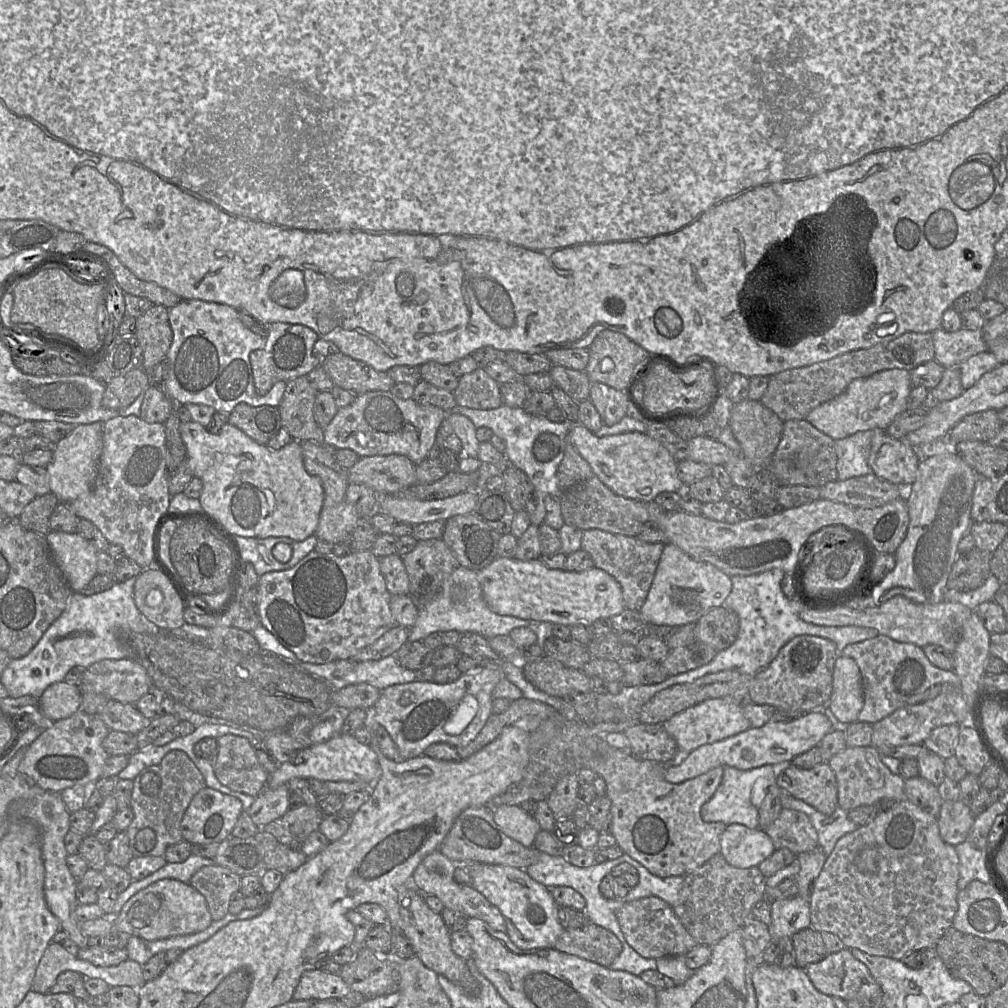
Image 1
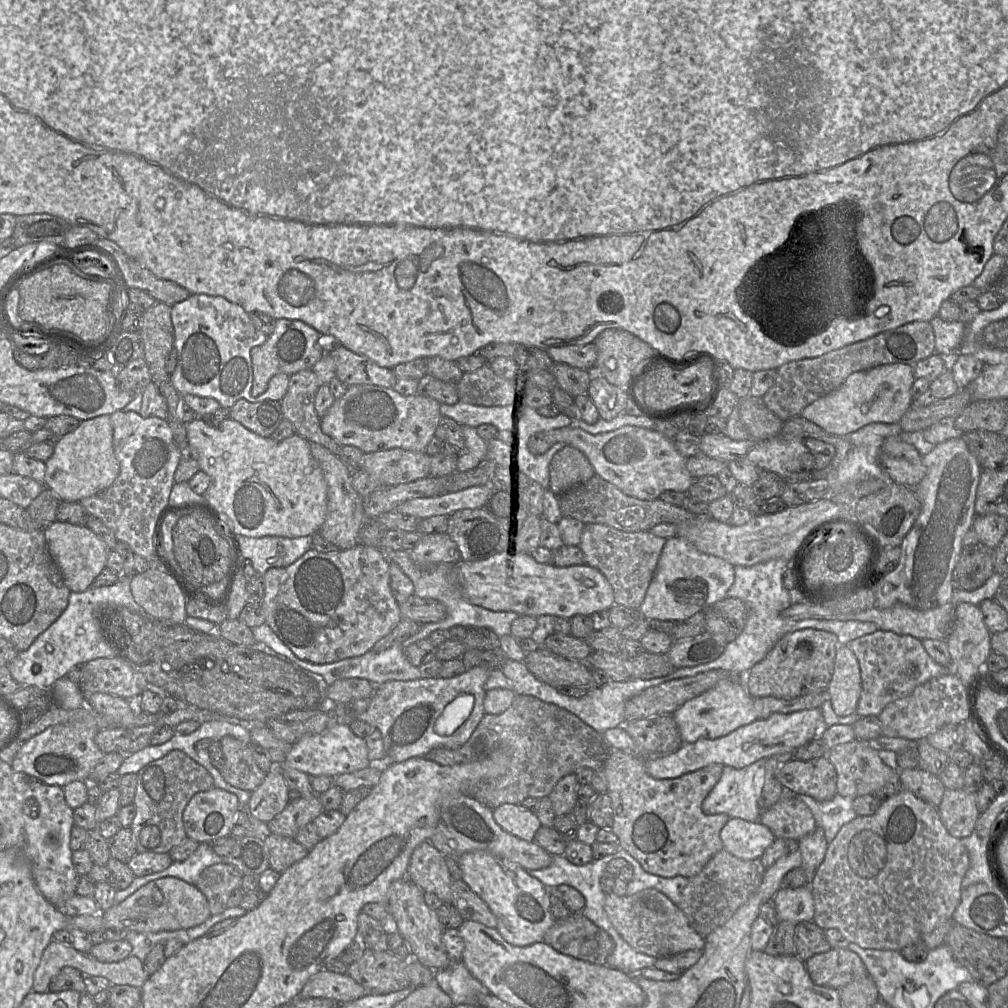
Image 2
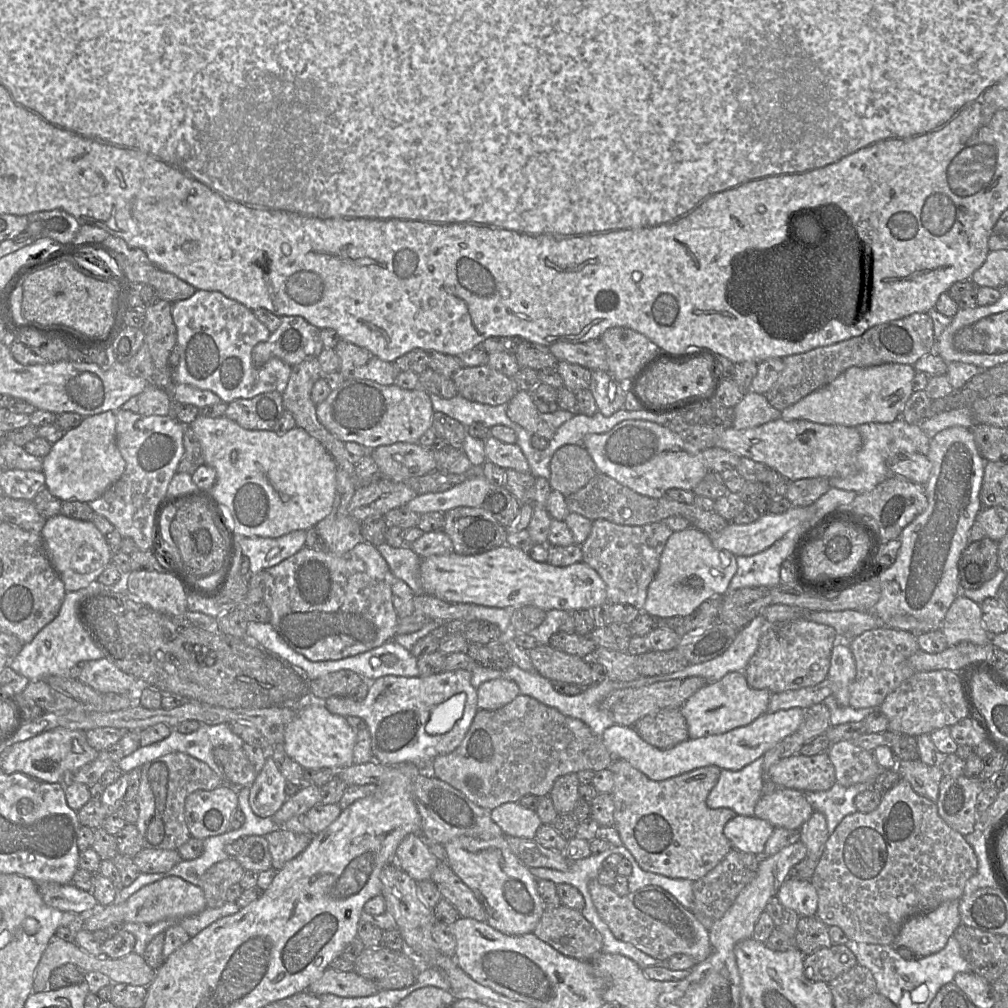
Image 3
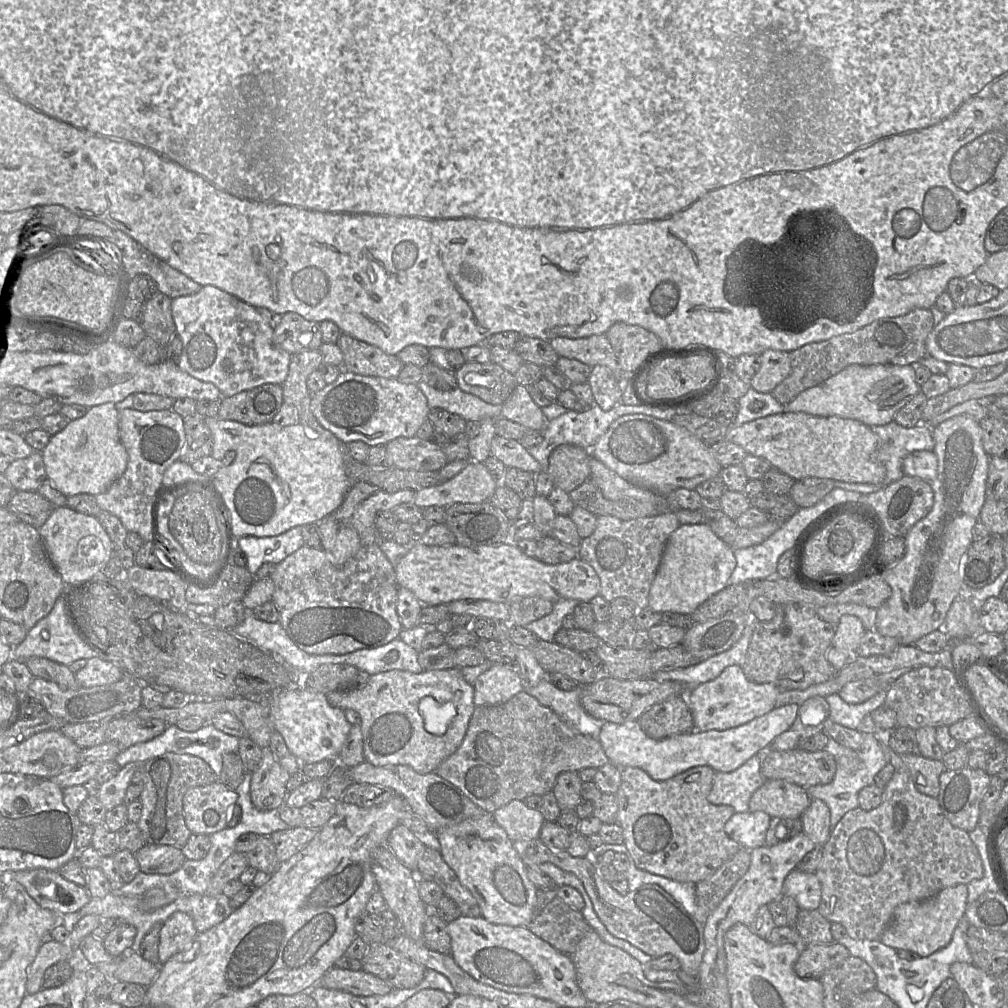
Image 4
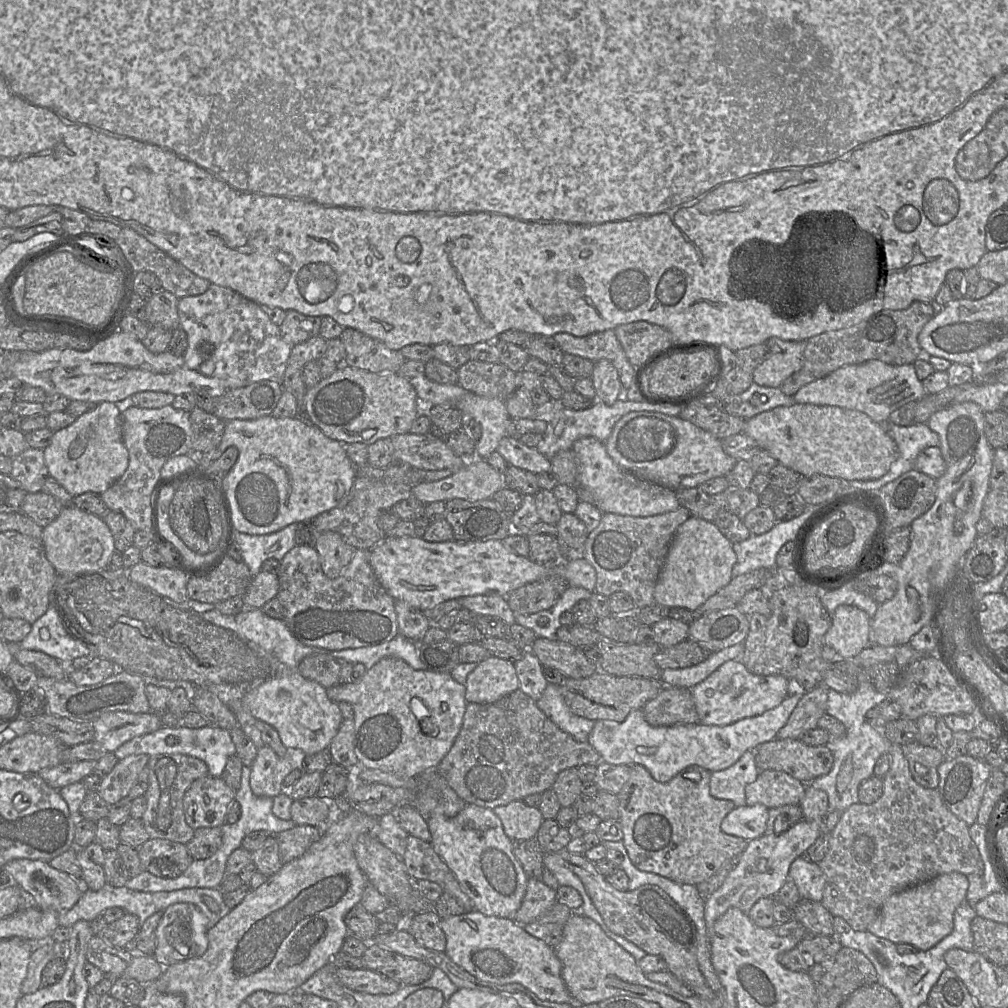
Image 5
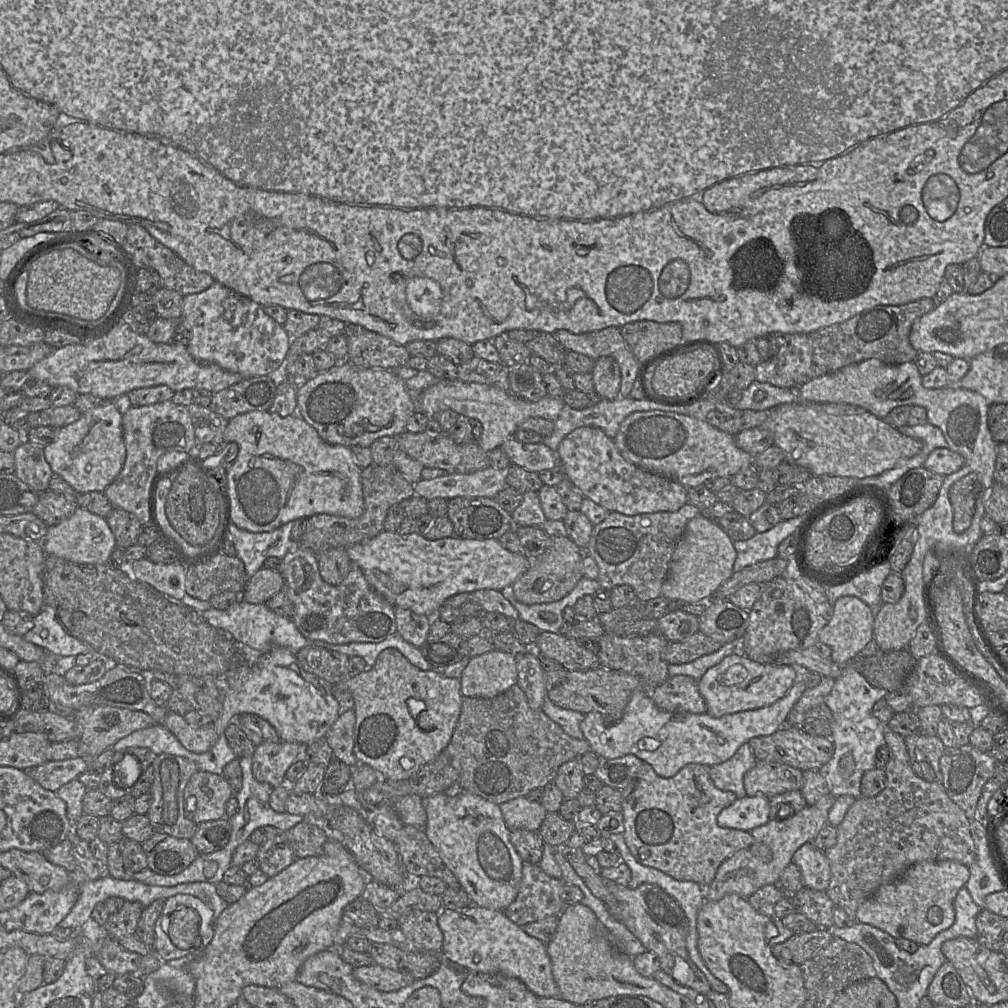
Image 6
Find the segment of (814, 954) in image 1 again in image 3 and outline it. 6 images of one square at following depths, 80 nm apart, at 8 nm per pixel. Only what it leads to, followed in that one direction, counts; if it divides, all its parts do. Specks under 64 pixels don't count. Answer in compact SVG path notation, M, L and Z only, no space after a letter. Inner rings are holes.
M815 915L799 918L794 944L807 956L821 948L830 947L833 943L829 927Z

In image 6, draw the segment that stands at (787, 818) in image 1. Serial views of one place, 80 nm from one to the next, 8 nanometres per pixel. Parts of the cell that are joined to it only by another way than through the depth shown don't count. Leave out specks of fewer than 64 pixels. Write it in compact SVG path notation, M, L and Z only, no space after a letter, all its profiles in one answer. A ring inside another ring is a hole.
M757 761L744 775L747 796L775 795L799 790L803 786L803 771L776 761Z

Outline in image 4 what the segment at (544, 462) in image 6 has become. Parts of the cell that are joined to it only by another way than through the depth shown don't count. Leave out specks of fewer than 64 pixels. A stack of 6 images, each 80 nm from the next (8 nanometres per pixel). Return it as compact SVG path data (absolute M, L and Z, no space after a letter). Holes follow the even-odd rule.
M496 435L491 441L490 452L507 468L519 468L534 474L544 471L541 464L519 440L507 439Z

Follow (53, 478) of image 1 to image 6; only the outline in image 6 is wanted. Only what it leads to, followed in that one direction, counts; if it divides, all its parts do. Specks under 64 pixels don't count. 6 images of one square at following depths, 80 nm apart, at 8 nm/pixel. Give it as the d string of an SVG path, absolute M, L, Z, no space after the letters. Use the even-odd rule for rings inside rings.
M106 402L104 405L84 412L76 422L59 428L55 440L44 447L44 455L52 472L61 476L80 494L104 492L119 475L126 460L122 417L123 414L114 402Z

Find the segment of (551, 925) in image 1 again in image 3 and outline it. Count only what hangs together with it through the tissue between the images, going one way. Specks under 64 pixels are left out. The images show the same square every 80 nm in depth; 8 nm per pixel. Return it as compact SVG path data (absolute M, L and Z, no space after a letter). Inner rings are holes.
M459 836L443 846L447 864L483 906L486 922L491 927L506 935L533 932L544 911L544 904L536 878L512 853L504 836L491 839Z

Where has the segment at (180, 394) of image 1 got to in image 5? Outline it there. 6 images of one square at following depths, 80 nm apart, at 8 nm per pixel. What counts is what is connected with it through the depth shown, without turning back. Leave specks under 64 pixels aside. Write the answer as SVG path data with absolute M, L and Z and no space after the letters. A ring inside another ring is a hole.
M210 284L206 292L202 294L179 298L178 299L179 325L186 332L188 337L188 346L183 355L186 366L192 370L198 371L203 375L210 376L210 377L217 377L221 379L225 383L227 389L244 387L254 382L258 382L262 380L272 380L281 383L285 374L285 370L286 370L286 366L287 366L287 362L290 356L292 346L283 340L280 333L279 326L274 324L269 319L269 317L261 310L260 306L267 306L267 305L257 305L249 301L239 293L233 291L232 289L220 285L216 285L216 284Z

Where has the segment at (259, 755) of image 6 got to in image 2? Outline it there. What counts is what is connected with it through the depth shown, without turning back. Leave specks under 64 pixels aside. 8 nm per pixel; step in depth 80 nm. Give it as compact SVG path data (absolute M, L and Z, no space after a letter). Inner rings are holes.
M278 765L265 775L263 782L250 794L248 808L257 819L268 823L289 803L288 786Z

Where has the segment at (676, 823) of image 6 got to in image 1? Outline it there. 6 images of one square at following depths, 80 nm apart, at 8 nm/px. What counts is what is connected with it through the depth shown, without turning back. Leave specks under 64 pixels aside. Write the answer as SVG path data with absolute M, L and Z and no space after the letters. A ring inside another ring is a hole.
M603 740L597 745L594 757L585 757L584 761L580 762L580 769L592 770L605 781L605 795L611 802L612 818L609 832L615 838L616 845L624 854L660 878L685 877L700 868L713 855L720 852L721 835L727 827L723 822L705 822L701 817L703 804L711 799L721 783L723 767L715 767L682 783L671 783L665 779L668 765L669 763L638 759L629 751L611 747Z

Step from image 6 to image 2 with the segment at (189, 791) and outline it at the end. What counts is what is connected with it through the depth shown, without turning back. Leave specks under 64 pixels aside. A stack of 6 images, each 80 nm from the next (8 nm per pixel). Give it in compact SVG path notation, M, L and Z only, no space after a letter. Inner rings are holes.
M214 787L196 793L183 812L187 837L198 843L211 843L231 835L239 810L239 799L226 790Z

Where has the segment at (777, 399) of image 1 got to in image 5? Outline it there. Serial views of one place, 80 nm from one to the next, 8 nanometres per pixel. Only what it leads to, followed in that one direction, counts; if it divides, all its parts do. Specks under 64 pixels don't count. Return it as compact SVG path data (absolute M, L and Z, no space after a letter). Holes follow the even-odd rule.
M913 302L903 310L883 310L862 322L839 330L827 331L805 341L802 367L779 387L788 396L794 396L804 385L823 378L840 367L880 360L889 365L913 364L923 356L918 336L934 316L930 303Z

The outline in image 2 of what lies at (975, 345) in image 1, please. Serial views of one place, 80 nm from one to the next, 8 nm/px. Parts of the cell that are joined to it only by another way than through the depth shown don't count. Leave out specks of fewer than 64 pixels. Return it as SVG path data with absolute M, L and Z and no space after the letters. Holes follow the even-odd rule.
M934 317L932 324L935 335L935 352L942 358L957 358L963 341L966 324L962 321L947 322Z

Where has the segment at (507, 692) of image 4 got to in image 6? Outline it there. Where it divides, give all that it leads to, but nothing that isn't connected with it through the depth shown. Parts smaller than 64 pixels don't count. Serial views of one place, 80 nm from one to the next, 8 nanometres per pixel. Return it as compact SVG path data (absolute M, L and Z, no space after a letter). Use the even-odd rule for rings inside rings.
M493 649L469 659L460 678L463 697L491 698L517 684L517 658Z

